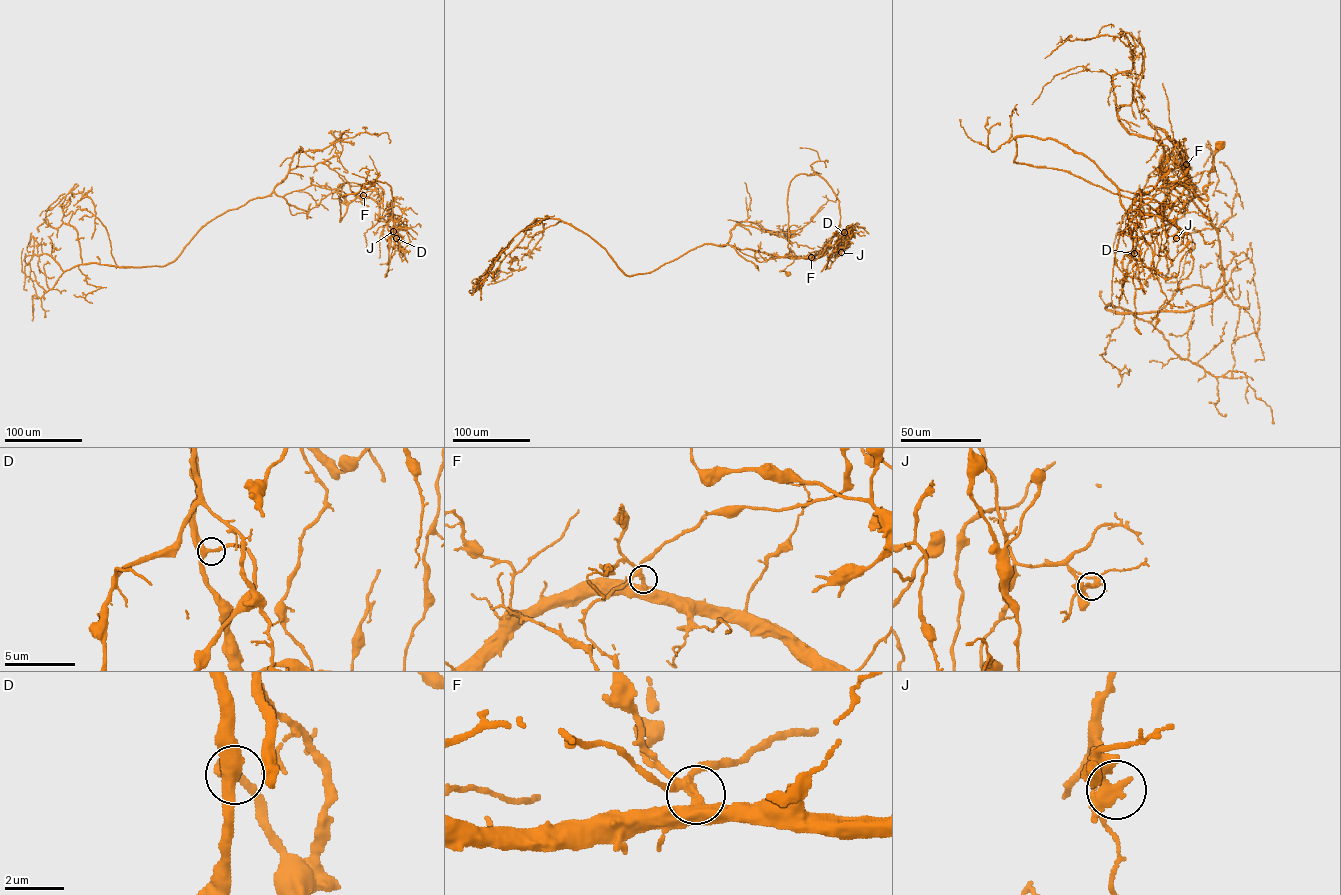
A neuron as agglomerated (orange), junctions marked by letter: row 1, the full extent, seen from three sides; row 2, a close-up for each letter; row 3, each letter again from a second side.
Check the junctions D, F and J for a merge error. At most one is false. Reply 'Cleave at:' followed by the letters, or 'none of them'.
Cleave at: F

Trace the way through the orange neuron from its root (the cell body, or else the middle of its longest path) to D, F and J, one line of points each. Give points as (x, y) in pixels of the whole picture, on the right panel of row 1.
D: (1219, 146), (1215, 171), (1188, 185), (1188, 166), (1160, 211), (1155, 200), (1141, 201), (1134, 253)
F: (1219, 146), (1214, 154), (1215, 171), (1204, 170), (1198, 182), (1187, 184), (1186, 164)
J: (1219, 146), (1215, 171), (1188, 185), (1188, 166), (1159, 210), (1169, 203), (1161, 205), (1163, 221), (1176, 238)

